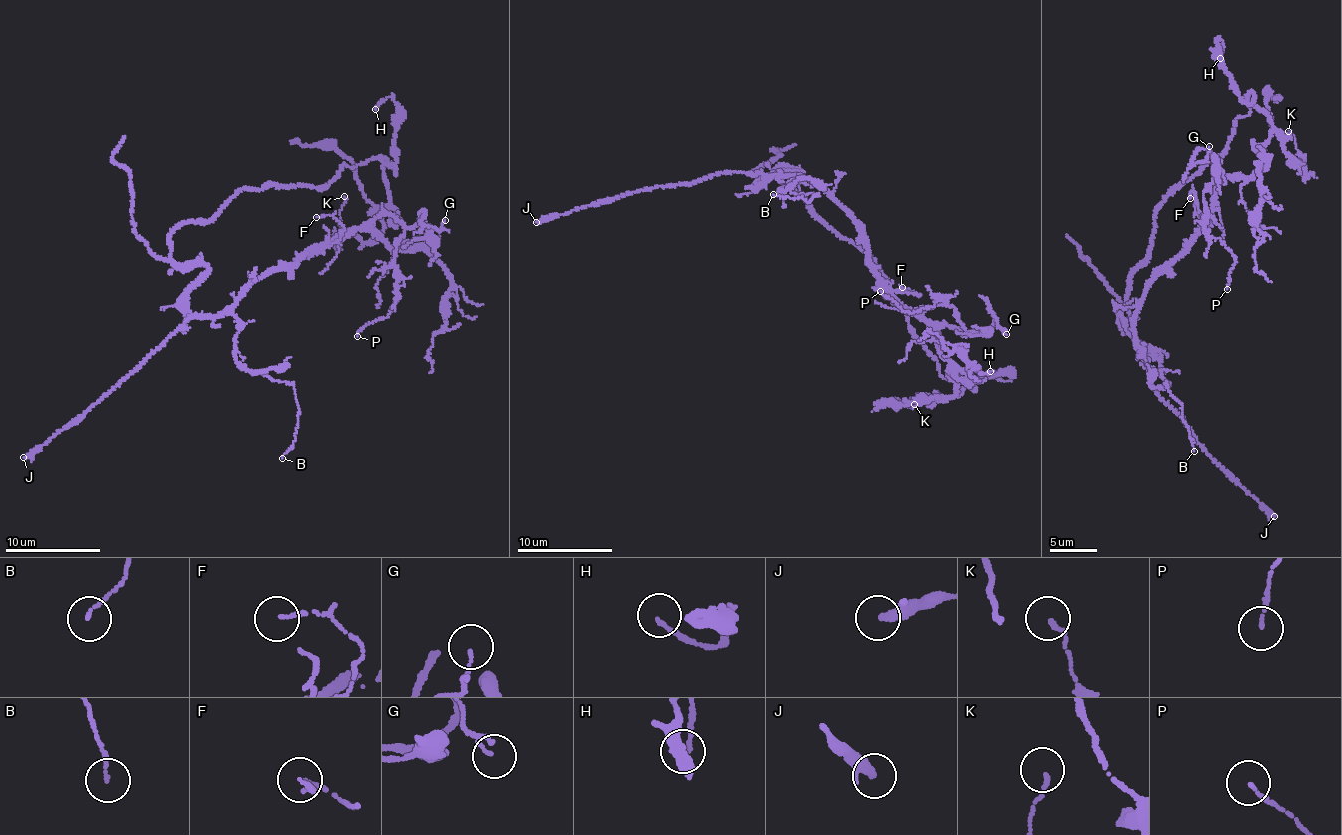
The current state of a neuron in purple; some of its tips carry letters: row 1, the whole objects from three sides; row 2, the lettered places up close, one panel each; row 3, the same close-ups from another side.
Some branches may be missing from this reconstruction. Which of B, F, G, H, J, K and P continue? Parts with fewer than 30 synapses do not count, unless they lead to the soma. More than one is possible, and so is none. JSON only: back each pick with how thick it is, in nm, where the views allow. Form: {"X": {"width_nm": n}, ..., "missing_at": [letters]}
{"missing_at": []}

